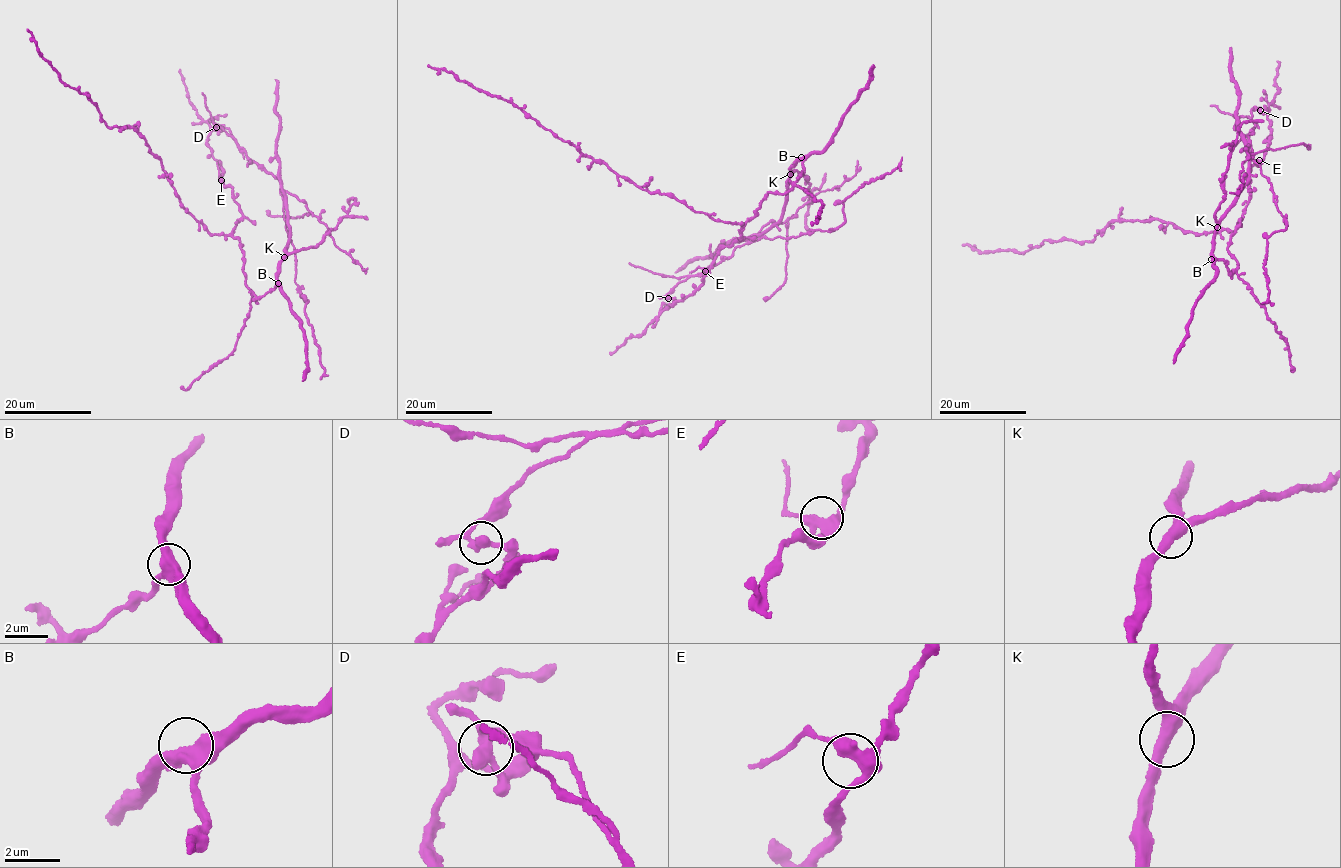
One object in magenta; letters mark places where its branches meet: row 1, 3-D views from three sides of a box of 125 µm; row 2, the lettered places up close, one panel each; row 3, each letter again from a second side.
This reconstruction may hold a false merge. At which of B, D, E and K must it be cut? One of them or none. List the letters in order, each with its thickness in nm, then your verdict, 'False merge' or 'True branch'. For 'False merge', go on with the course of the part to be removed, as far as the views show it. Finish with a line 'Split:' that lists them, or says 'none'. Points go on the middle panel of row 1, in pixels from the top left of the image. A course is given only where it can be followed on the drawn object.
B: Thickness 440 nm. True branch
D: Thickness 360 nm. False merge. Course of the part to remove: (668, 298), (678, 284), (746, 243), (836, 228), (844, 220), (842, 201), (902, 157)
E: Thickness 360 nm. True branch
K: Thickness 400 nm. True branch
Split: D

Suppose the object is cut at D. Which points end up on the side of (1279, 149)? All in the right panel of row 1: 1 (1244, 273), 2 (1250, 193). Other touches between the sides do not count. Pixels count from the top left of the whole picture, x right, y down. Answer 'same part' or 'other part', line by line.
1: other part
2: other part

